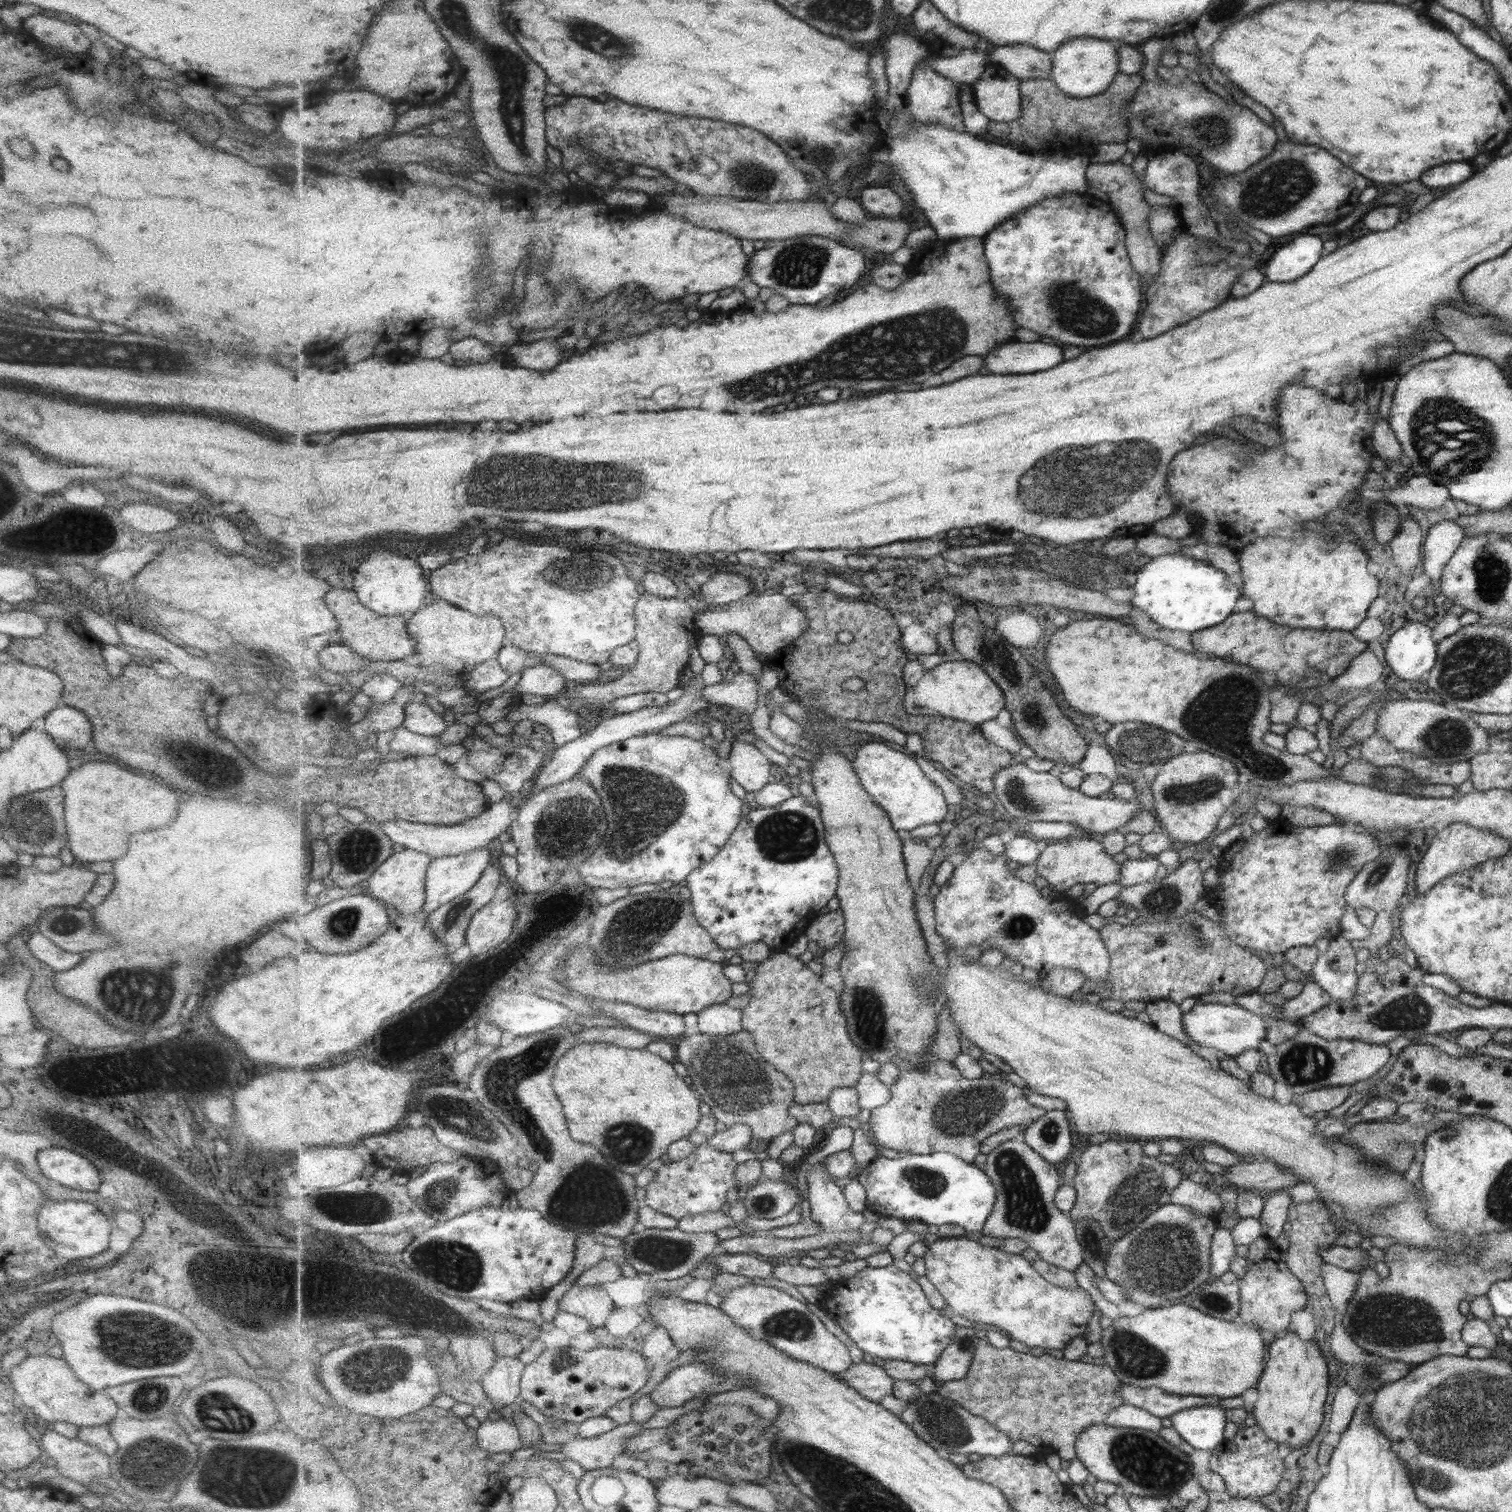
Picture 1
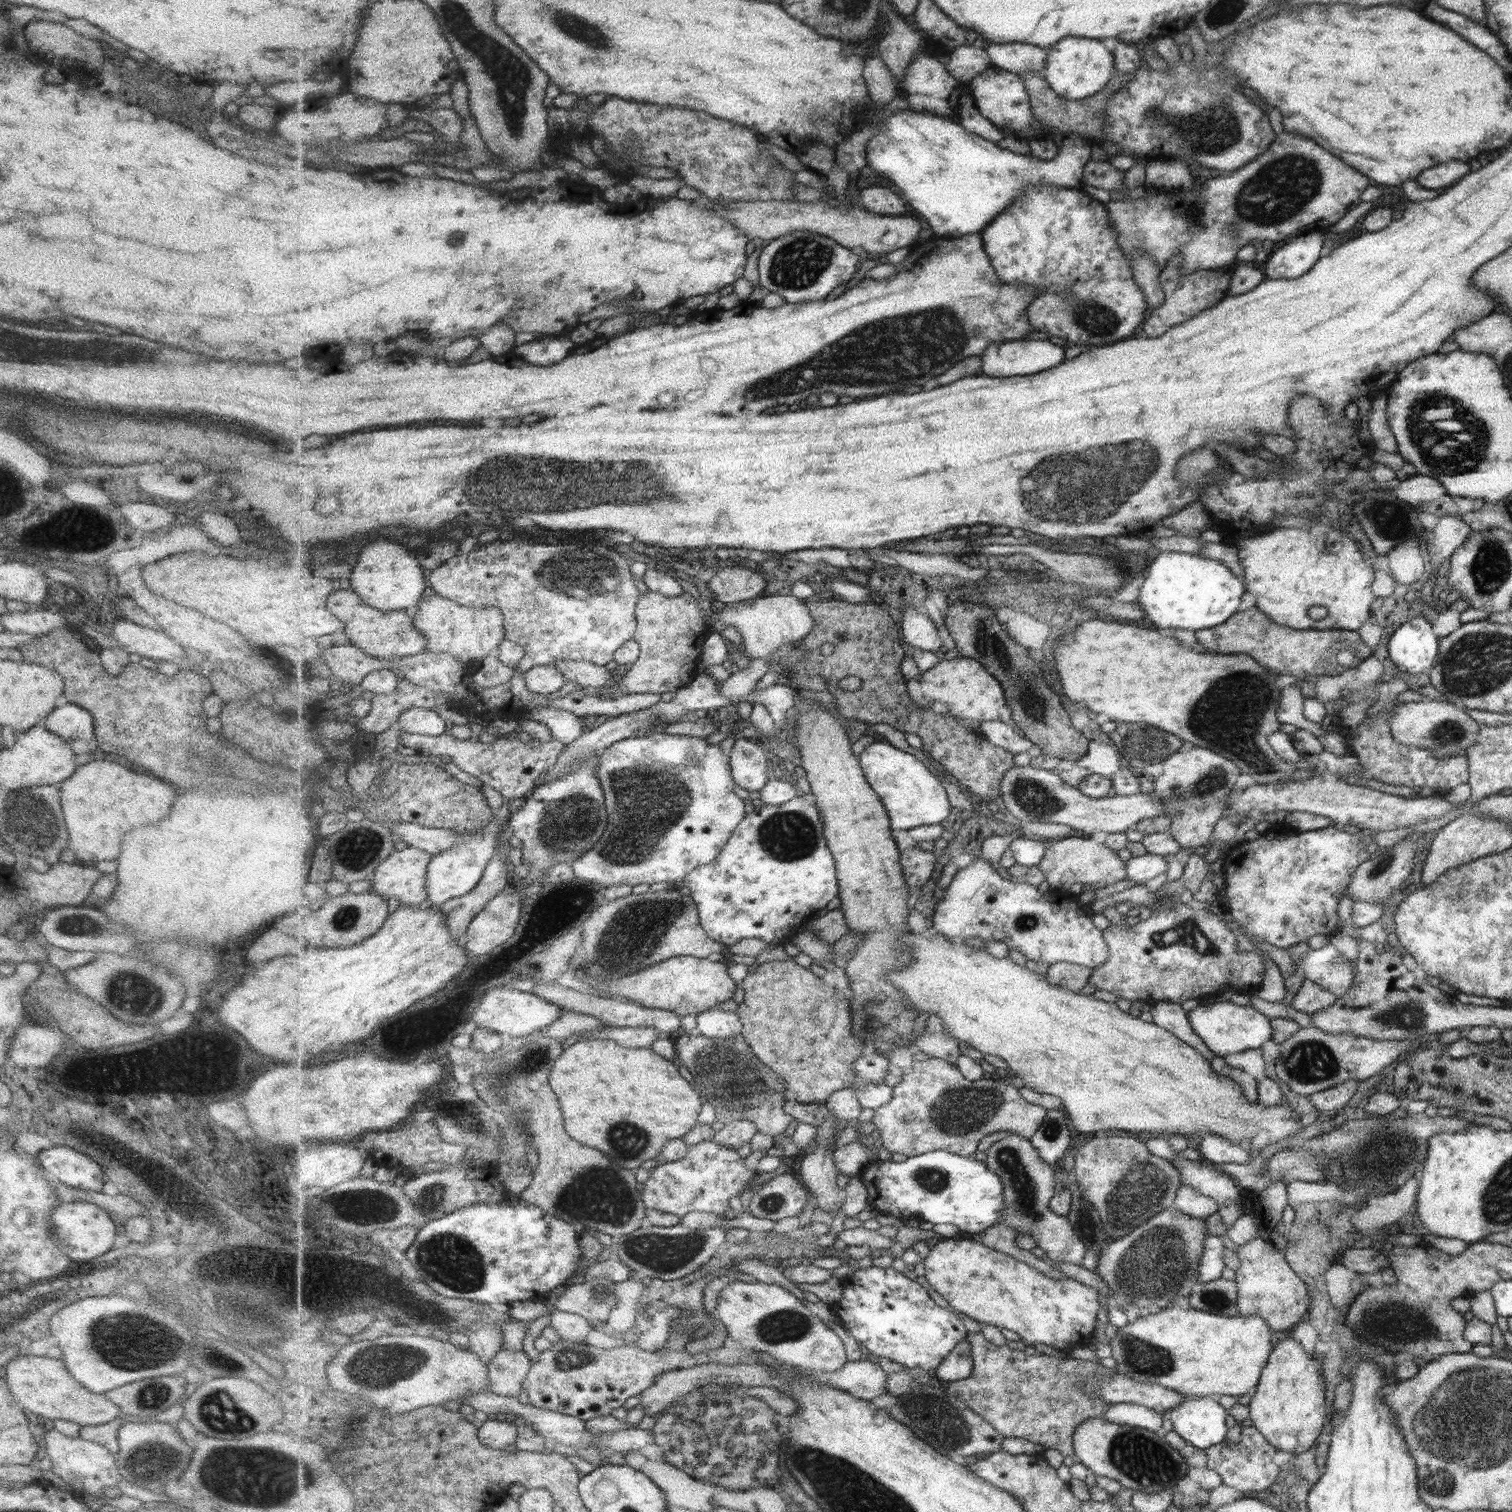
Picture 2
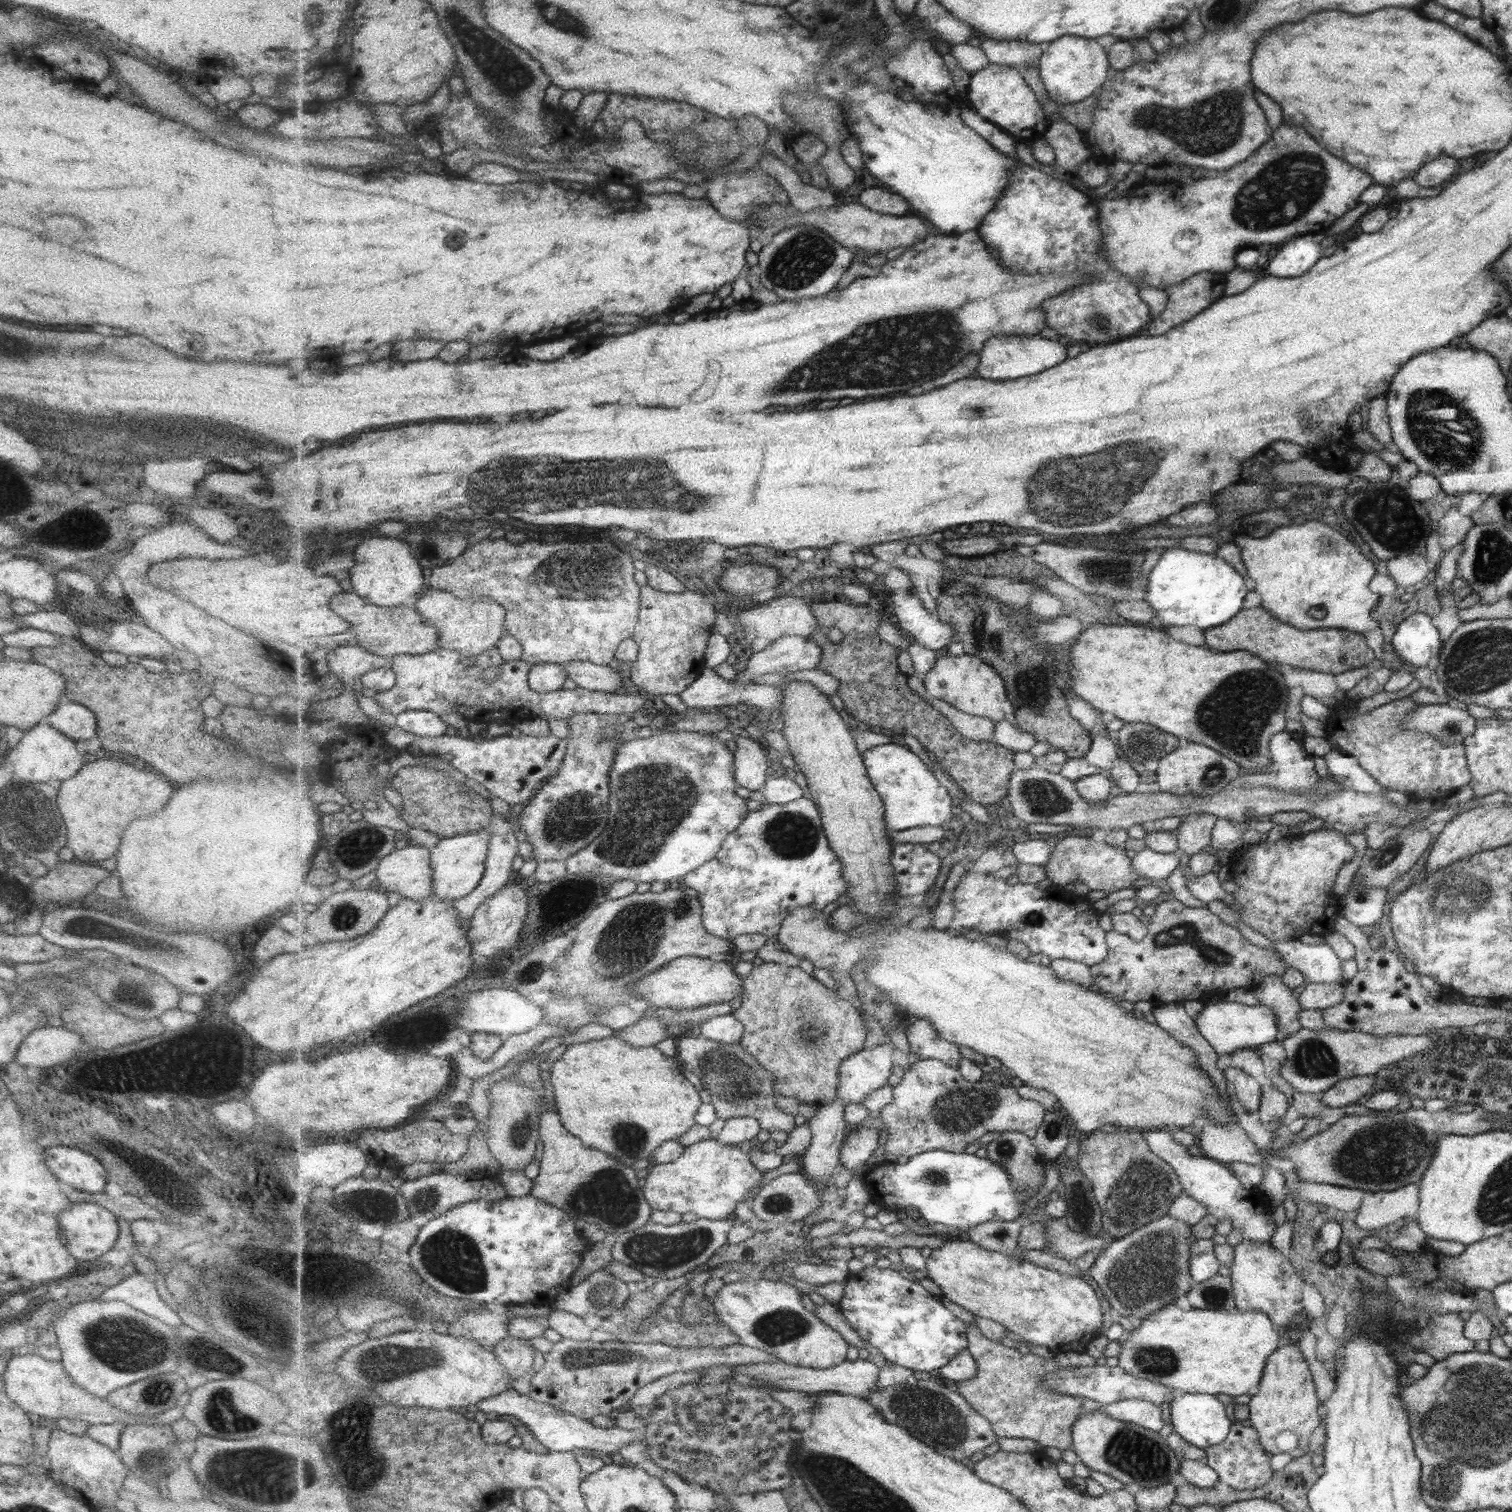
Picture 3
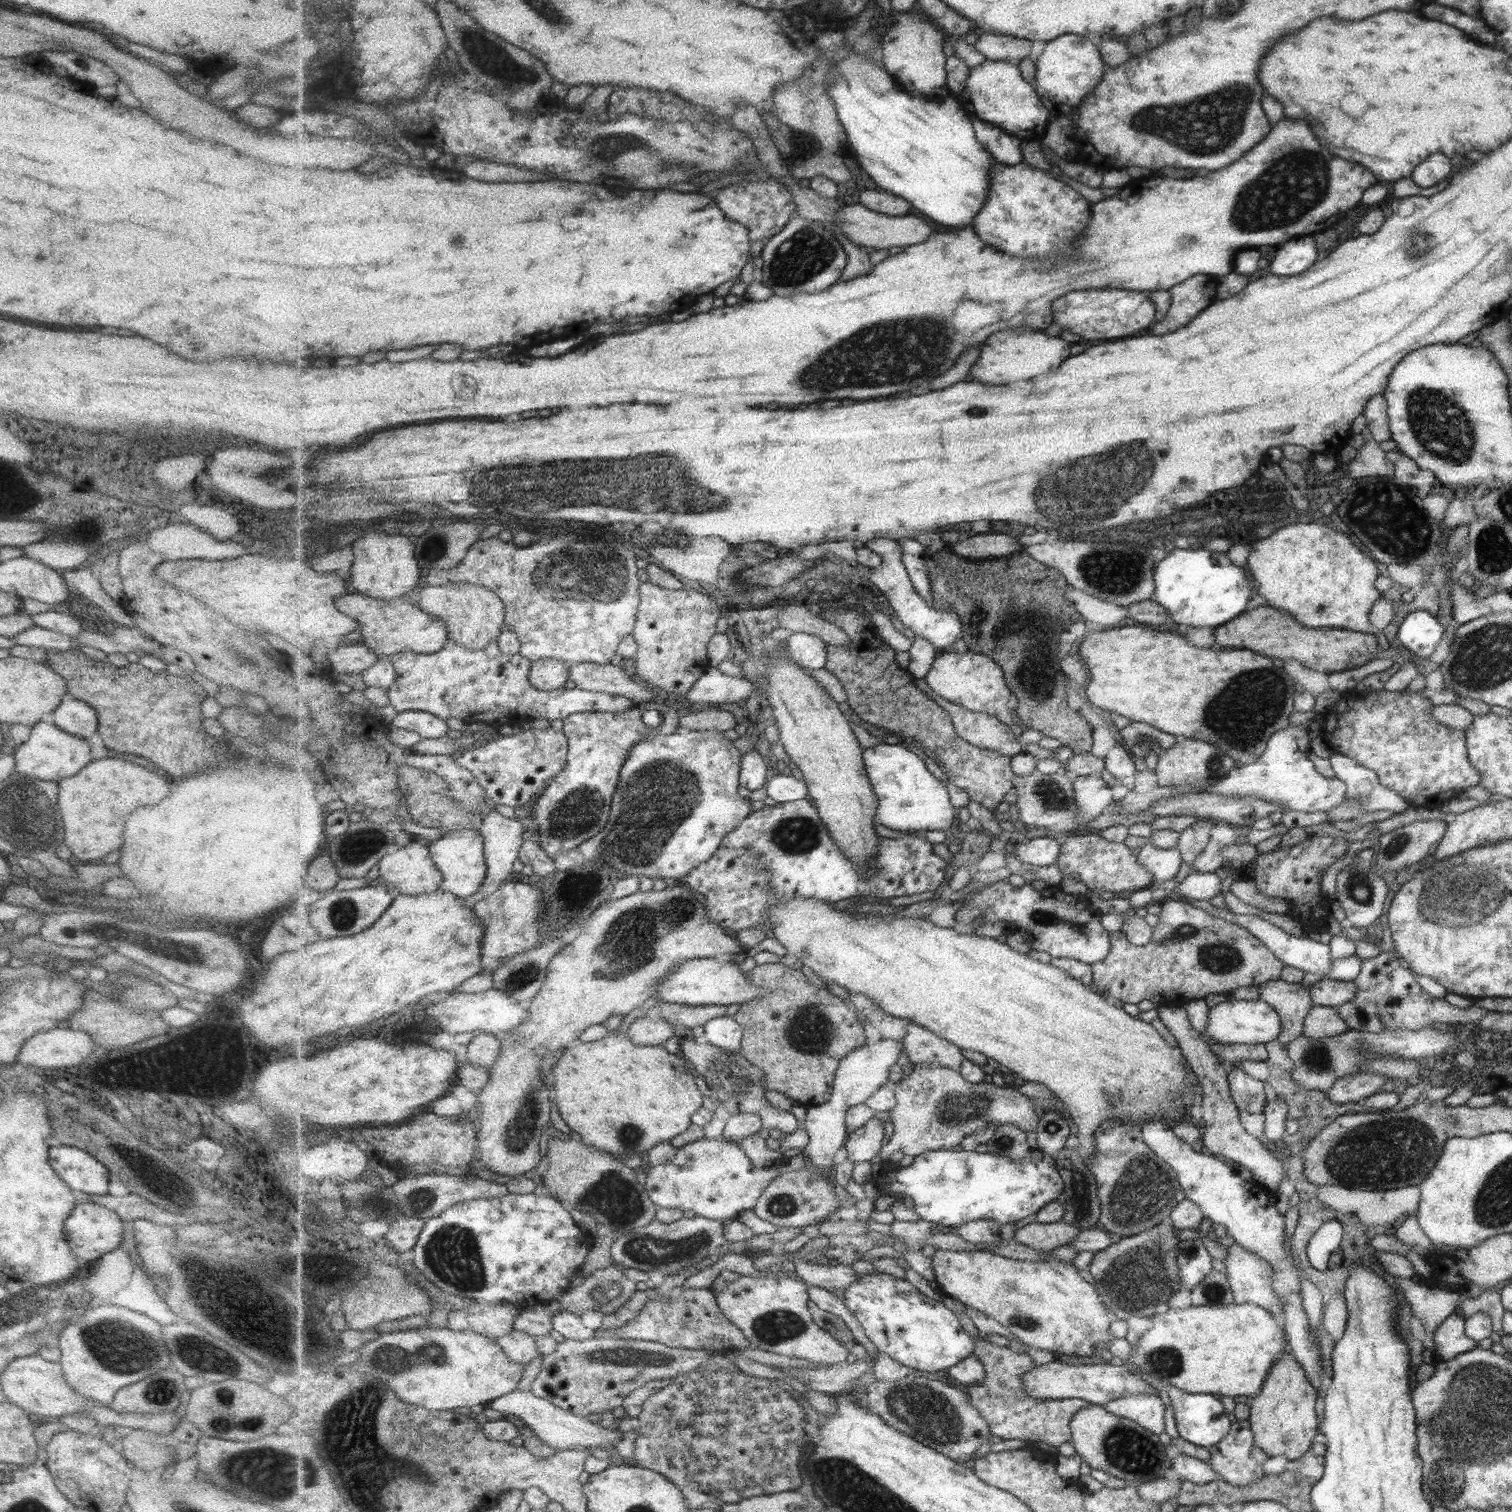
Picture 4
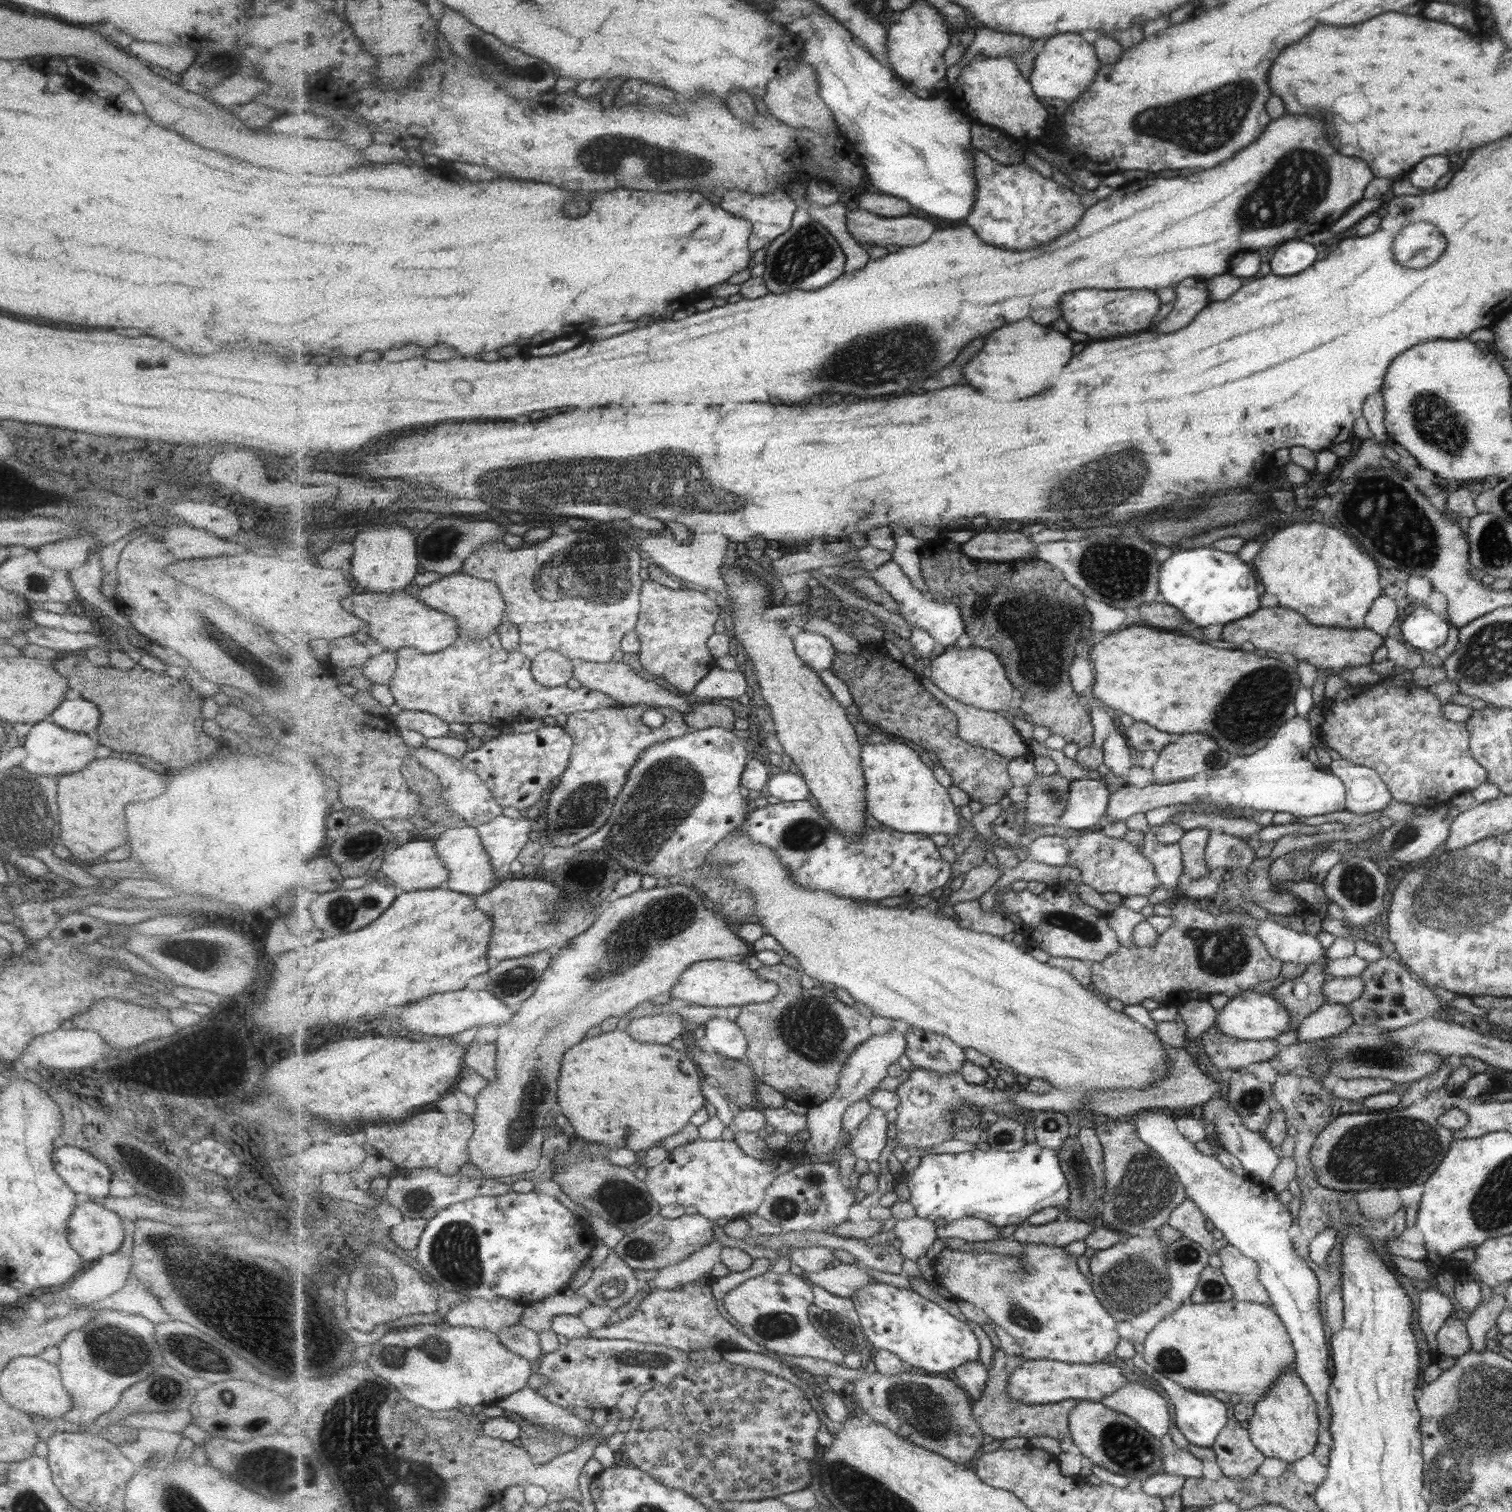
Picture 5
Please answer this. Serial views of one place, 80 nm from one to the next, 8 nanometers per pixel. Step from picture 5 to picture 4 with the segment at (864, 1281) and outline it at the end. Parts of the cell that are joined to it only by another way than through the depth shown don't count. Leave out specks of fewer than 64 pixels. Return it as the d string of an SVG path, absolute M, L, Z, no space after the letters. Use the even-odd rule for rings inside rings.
M793 1259L790 1263L791 1272L808 1286L818 1286L829 1291L833 1289L846 1290L861 1274L857 1274L851 1266L823 1266L809 1264L803 1259Z

